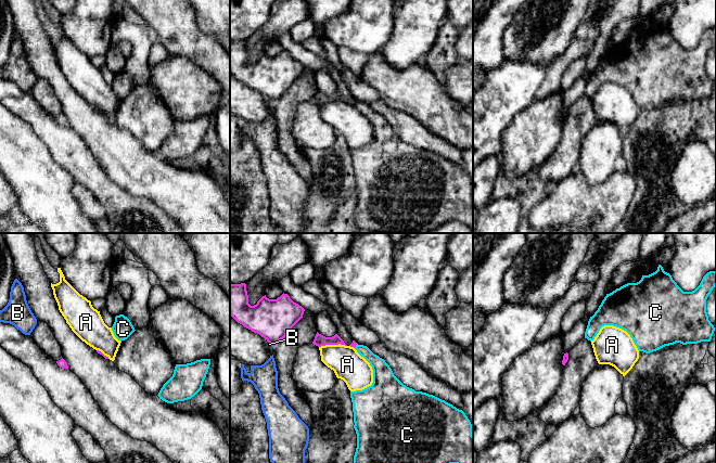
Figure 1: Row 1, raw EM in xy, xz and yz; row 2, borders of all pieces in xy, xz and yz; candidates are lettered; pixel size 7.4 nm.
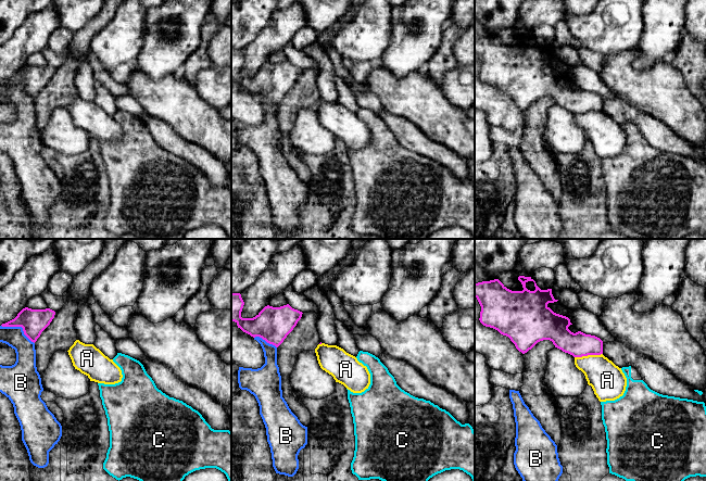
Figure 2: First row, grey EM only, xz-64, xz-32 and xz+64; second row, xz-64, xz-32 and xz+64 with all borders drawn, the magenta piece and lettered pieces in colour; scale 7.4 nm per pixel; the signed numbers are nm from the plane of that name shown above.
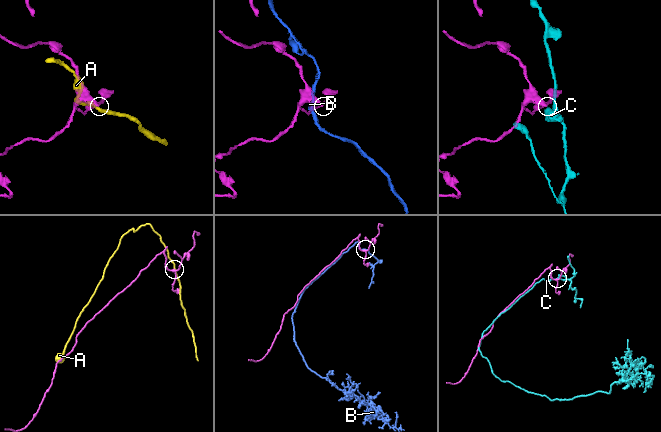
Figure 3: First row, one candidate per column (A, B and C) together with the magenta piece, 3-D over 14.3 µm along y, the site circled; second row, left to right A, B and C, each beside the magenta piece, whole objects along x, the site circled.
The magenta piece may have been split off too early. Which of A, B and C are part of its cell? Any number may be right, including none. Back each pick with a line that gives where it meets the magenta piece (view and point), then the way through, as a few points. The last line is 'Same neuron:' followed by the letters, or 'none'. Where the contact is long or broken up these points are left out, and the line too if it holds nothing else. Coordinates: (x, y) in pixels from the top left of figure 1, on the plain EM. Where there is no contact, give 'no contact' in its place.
Same neuron: none

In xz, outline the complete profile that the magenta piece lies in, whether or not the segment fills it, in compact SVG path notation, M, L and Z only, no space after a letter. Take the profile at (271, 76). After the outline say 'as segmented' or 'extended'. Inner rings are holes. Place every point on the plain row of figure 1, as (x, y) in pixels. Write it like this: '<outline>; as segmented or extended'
M230 41L230 73L244 85L259 91L276 103L303 75L305 66L287 51L277 56L263 53L256 62L248 61L246 41Z; as segmented

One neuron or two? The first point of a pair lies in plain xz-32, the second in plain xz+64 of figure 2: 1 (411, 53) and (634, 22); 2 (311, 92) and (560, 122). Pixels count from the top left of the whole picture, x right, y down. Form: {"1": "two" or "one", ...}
{"1": "two", "2": "two"}

